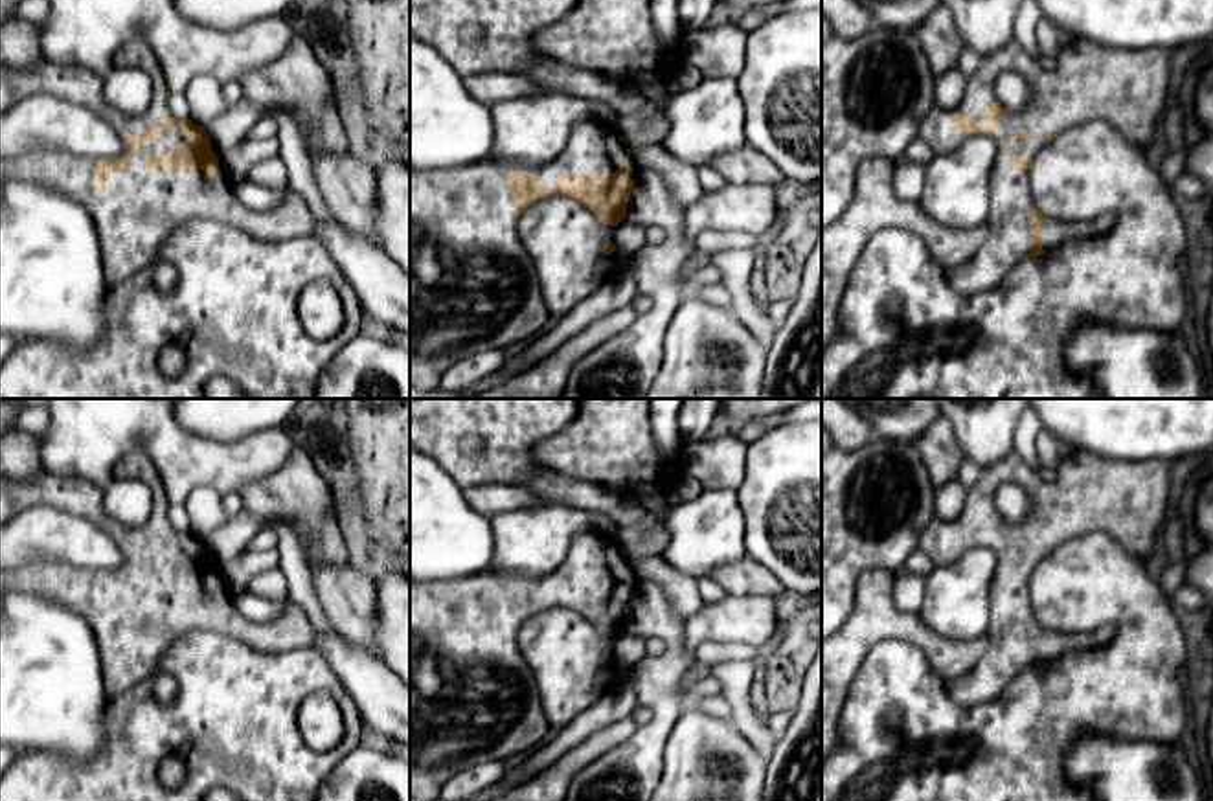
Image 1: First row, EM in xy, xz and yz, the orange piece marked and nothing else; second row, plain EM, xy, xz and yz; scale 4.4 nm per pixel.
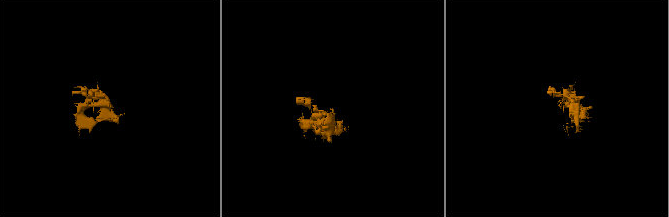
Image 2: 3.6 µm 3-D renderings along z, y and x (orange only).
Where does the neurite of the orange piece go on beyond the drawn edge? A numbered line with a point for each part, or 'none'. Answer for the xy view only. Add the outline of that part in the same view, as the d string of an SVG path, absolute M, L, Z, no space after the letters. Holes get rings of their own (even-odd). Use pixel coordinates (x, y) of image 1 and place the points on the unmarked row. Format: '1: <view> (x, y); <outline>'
1: xy (135, 625); M180 536L162 542L158 551L142 551L138 564L123 566L130 579L112 581L101 603L92 601L96 571L64 562L0 570L0 595L11 590L31 592L88 617L110 700L149 682L153 696L171 704L178 685L165 669L167 650L180 636L195 630L224 634L266 654L311 647L314 628L300 604L290 603L272 621L250 623L235 610L219 566L215 588L202 581L143 577L147 566L167 566L186 553Z

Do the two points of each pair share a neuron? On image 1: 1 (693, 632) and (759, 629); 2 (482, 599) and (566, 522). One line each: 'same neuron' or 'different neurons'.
1: same neuron
2: different neurons

